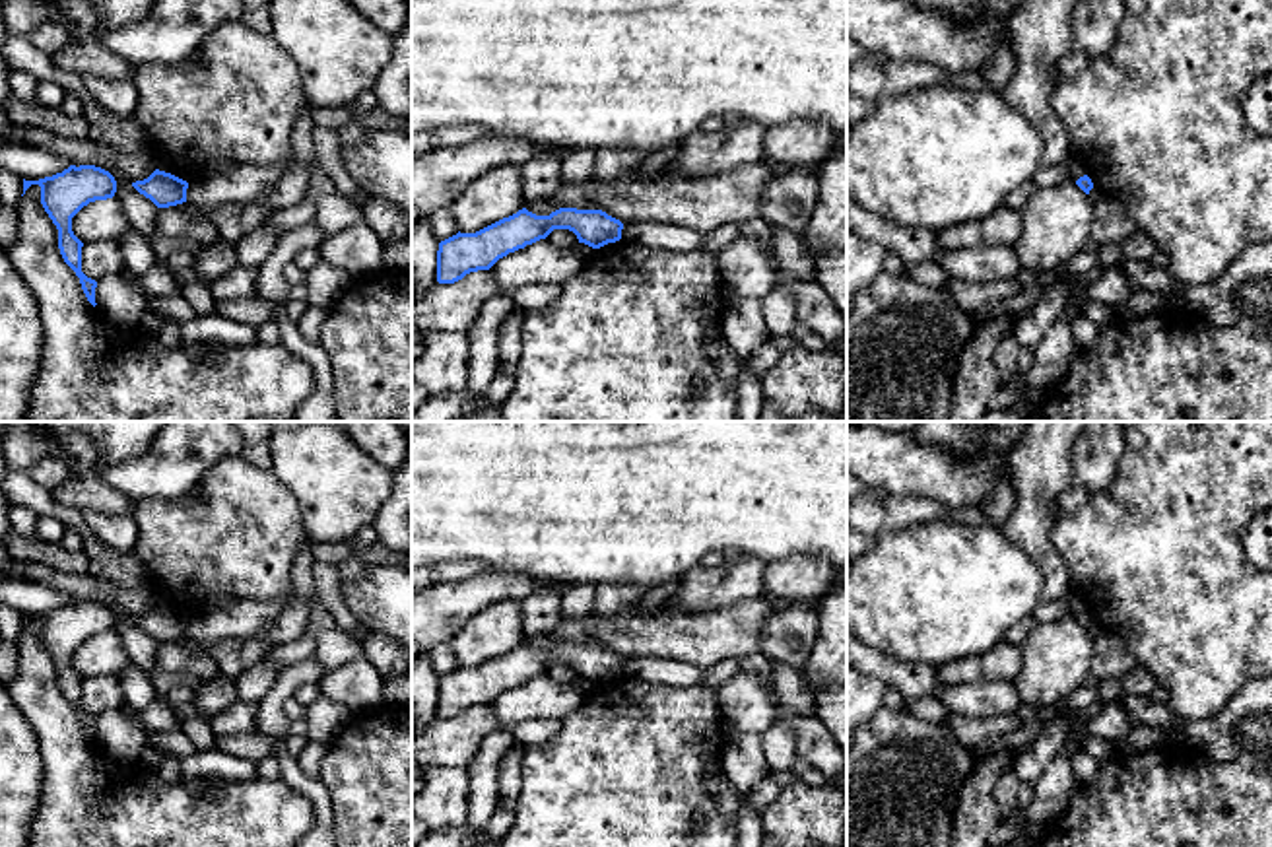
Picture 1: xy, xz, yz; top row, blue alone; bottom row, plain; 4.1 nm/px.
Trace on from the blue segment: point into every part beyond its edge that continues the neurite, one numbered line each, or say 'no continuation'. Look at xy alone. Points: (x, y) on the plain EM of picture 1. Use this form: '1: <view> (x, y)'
no continuation

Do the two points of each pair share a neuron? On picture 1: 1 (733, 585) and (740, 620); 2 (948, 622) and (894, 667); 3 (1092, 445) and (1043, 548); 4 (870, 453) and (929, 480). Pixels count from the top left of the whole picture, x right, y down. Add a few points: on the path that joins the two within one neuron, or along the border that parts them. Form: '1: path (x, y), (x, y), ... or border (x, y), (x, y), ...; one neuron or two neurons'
1: border (762, 595), (692, 612); two neurons
2: border (867, 643), (888, 655), (921, 661), (935, 669); two neurons
3: border (1076, 441), (1072, 447), (1071, 484); two neurons
4: path (884, 461), (915, 469); one neuron

